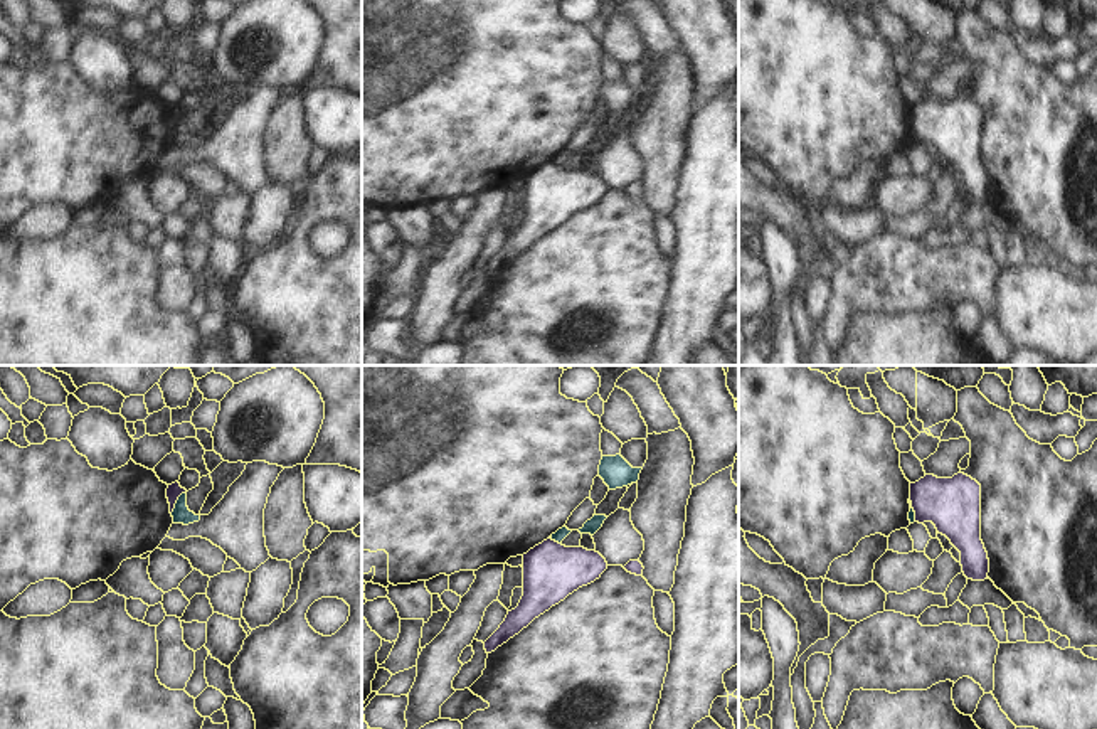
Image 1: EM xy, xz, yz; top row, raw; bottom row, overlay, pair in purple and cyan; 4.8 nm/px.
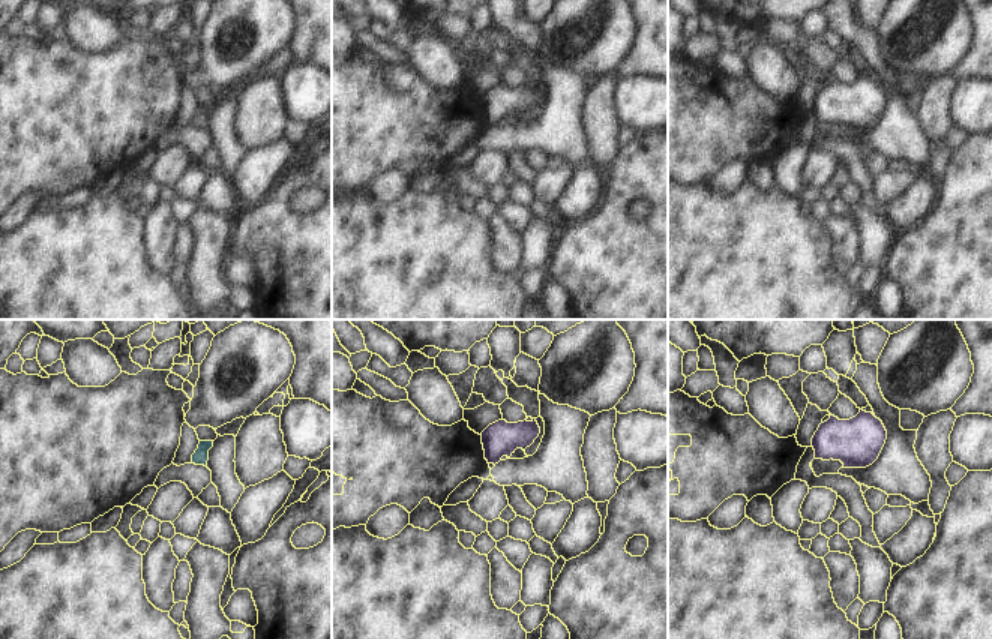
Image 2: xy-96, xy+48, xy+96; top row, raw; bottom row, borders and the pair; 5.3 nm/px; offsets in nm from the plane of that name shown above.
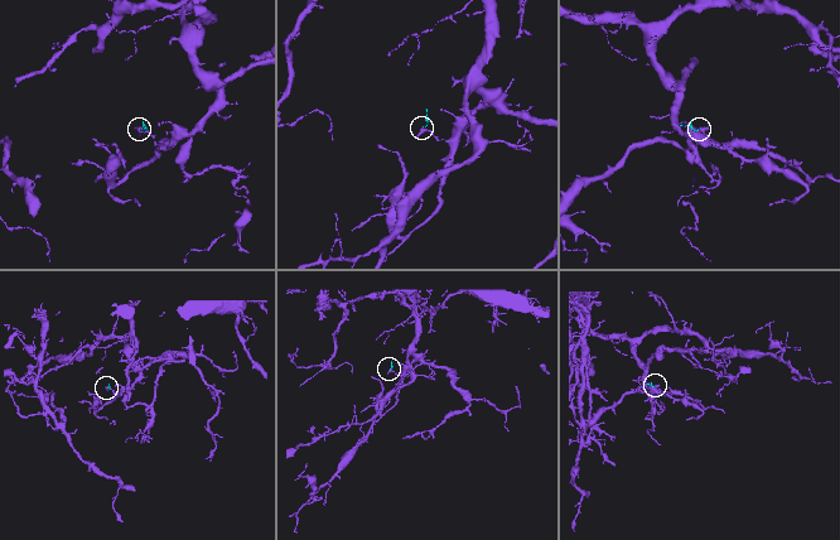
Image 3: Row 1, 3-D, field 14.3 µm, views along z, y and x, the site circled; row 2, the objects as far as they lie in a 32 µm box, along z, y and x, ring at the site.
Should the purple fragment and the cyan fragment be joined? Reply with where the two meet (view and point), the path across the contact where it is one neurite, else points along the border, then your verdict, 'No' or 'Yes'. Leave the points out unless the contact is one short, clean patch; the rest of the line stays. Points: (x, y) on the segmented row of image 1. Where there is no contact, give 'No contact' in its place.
Touches purple at xy (175, 502). Boundary: xy (185, 492), (170, 512). No.

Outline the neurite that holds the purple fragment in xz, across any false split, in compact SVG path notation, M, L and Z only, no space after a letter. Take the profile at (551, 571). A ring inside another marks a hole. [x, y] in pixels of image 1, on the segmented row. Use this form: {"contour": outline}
{"contour": "M550 537L523 554L523 596L518 606L508 611L500 628L485 641L486 653L495 652L510 638L527 628L535 618L564 601L569 594L601 577L607 569L606 559L584 547L565 547Z"}

